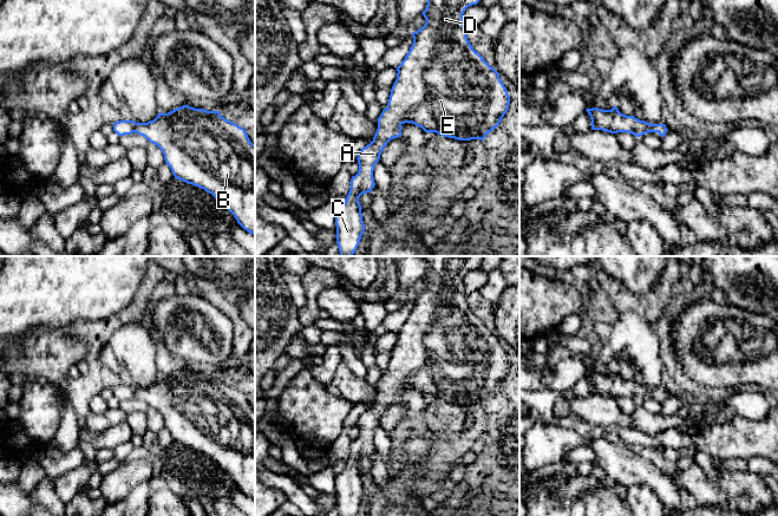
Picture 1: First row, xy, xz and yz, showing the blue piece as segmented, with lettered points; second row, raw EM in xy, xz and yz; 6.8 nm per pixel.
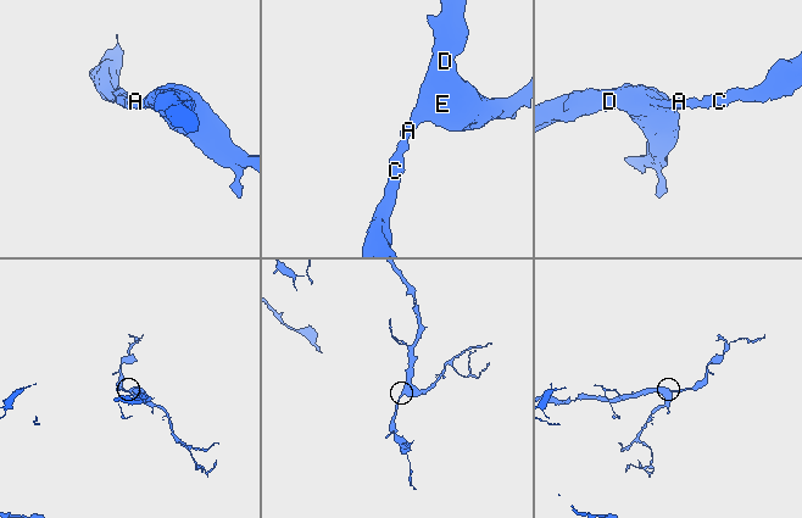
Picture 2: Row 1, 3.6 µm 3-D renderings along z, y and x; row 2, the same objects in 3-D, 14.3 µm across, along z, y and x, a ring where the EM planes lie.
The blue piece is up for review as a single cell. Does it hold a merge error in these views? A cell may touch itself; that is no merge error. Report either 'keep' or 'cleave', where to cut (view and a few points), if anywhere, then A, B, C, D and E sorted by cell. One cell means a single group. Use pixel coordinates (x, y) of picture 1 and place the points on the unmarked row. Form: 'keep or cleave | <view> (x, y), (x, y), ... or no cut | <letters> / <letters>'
keep | no cut | A B C D E

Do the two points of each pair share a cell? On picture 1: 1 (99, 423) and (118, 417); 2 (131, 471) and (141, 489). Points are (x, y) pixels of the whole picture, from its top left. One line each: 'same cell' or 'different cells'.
1: same cell
2: different cells

